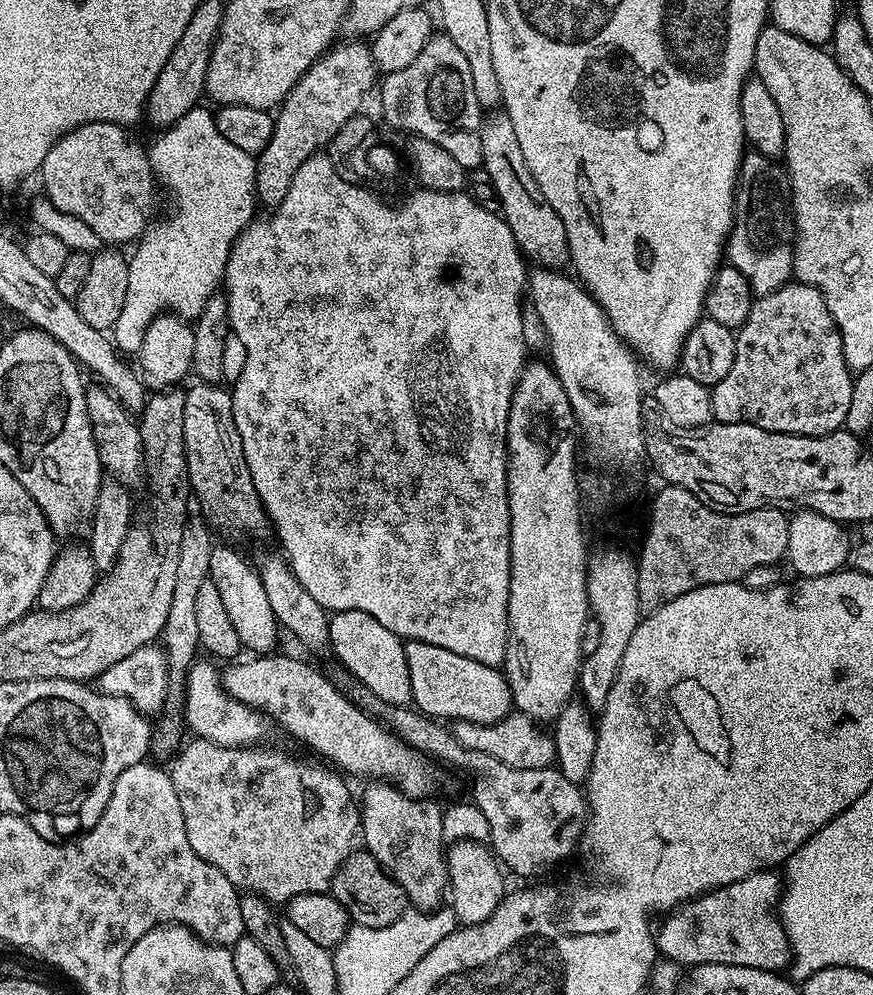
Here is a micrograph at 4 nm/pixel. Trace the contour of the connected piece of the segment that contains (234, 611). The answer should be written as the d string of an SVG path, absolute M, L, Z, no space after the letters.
M213 547L210 554L210 570L208 578L218 586L218 595L226 605L226 614L230 614L230 622L234 622L234 630L238 630L238 638L245 649L252 654L268 654L276 644L278 623L274 612L266 598L265 587L257 569L247 564L232 548Z

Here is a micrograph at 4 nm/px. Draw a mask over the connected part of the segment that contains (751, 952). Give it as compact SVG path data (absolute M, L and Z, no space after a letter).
M765 870L695 896L661 919L665 920L658 924L655 933L656 947L680 966L728 963L779 973L792 963L792 947L778 915L781 895L781 877L775 871Z

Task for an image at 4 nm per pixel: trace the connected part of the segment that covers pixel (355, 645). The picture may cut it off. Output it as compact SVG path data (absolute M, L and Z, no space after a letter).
M362 610L333 612L329 622L330 652L344 663L353 681L362 683L382 702L387 704L412 704L410 670L406 666L405 641L395 636L378 618L370 618Z

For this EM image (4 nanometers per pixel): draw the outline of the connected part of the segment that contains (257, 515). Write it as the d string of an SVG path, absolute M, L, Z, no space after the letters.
M203 382L193 383L193 388L190 387L186 392L186 410L184 411L184 449L186 450L186 462L188 463L188 475L186 477L191 491L198 499L204 503L204 508L207 519L210 521L213 529L219 530L221 528L224 532L229 532L232 536L248 536L253 532L254 535L260 536L264 532L264 527L269 527L270 521L268 518L268 512L264 508L263 504L260 503L260 495L258 490L254 490L254 478L250 478L250 470L246 466L246 458L244 457L244 451L242 450L242 438L238 434L238 430L234 426L234 414L232 413L232 394L227 387L221 386L220 384L205 384Z

